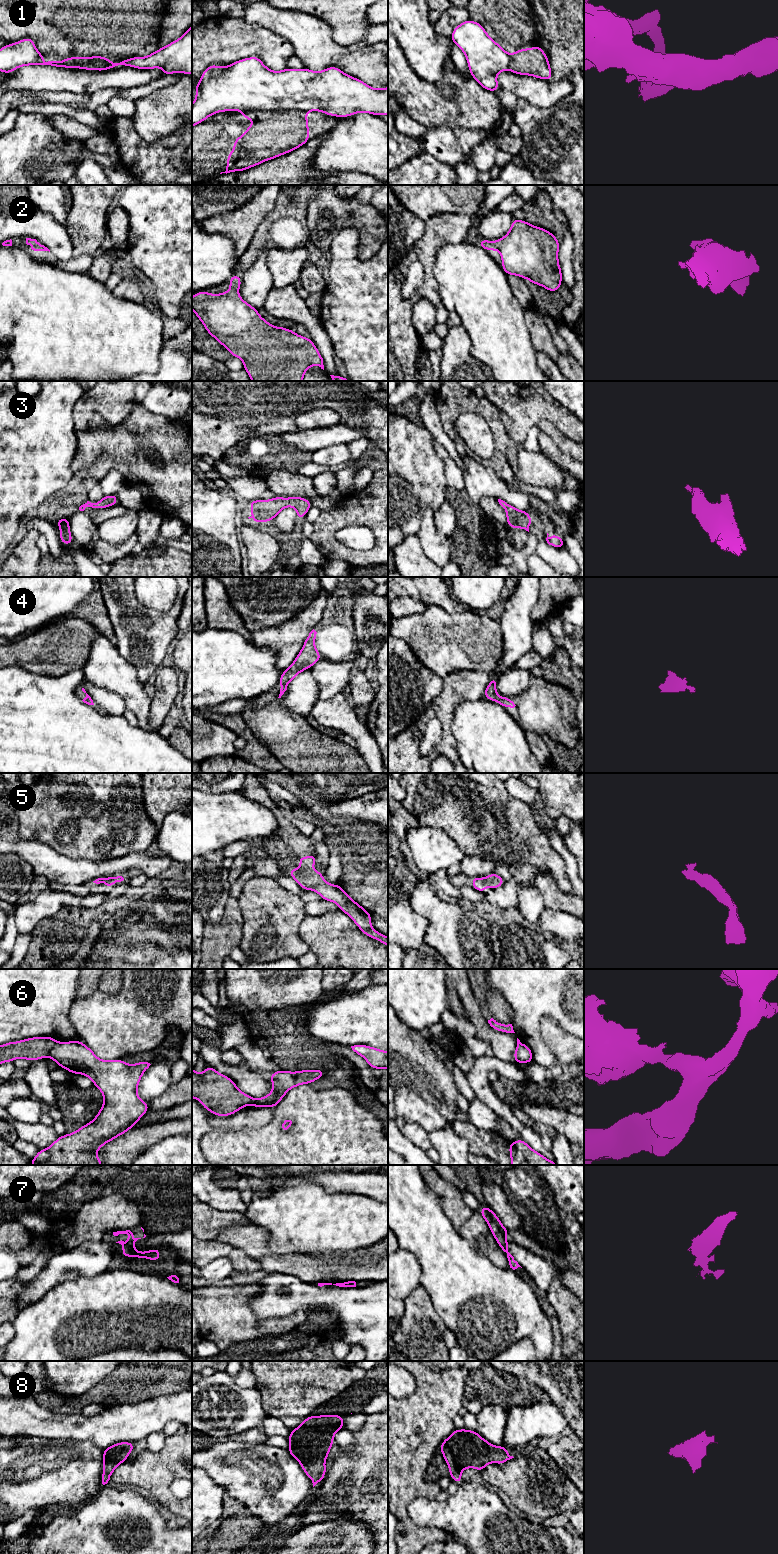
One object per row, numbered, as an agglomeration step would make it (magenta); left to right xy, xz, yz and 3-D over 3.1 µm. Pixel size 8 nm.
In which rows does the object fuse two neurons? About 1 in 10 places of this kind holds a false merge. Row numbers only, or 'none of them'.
1, 6

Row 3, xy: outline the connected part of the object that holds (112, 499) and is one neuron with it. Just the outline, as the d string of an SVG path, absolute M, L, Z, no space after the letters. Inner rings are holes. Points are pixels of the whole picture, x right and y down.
M113 494L110 496L103 496L103 498L96 503L91 503L91 502L87 501L85 504L83 504L79 507L79 510L84 511L86 507L106 508L106 507L110 507L110 506L113 506L116 504L118 504L117 494Z

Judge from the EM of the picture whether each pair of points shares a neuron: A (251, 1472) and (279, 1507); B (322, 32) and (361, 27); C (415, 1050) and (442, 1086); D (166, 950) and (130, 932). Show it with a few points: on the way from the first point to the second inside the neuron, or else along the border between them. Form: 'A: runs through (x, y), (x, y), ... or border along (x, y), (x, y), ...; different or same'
A: runs through (260, 1481), (269, 1491), (271, 1498); same
B: border along (315, 16), (331, 28), (332, 38), (345, 47); different
C: runs through (416, 1059), (433, 1077); same
D: runs through (157, 950), (148, 950), (139, 941); same

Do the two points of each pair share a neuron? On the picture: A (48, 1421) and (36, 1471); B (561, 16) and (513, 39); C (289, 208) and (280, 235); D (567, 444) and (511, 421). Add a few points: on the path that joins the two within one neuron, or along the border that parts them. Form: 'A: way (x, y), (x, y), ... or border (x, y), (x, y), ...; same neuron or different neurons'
A: border (72, 1438), (48, 1439); different neurons
B: border (532, 10), (538, 25), (537, 45); different neurons
C: way (289, 215), (289, 226), (287, 228); same neuron
D: border (539, 422), (549, 420), (573, 441); different neurons

